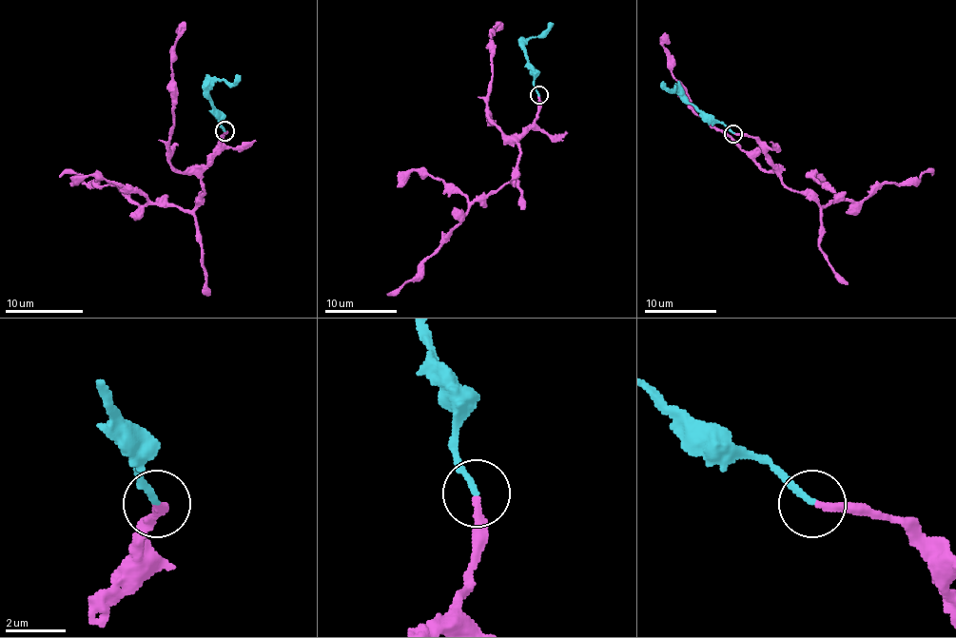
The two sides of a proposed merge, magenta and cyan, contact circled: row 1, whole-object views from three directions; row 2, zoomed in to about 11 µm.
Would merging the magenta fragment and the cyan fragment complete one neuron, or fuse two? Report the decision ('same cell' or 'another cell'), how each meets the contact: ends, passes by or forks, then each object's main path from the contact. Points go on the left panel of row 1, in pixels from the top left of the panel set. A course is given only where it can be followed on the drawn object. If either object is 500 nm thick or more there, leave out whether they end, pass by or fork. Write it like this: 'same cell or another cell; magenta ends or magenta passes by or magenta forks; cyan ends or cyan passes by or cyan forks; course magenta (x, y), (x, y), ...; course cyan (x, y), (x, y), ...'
same cell; magenta ends; cyan ends; course magenta (224, 130), (202, 171), (202, 199), (189, 211), (137, 204), (117, 185), (87, 185), (76, 173), (59, 178); course cyan (224, 130), (209, 95), (209, 87), (217, 80), (233, 84), (241, 76)

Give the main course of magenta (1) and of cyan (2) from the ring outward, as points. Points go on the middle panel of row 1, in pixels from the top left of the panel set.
1: (539, 96), (537, 116), (517, 138), (517, 172), (507, 183), (481, 195), (413, 278), (386, 294)
2: (539, 94), (525, 45), (532, 37), (539, 37), (554, 23)

